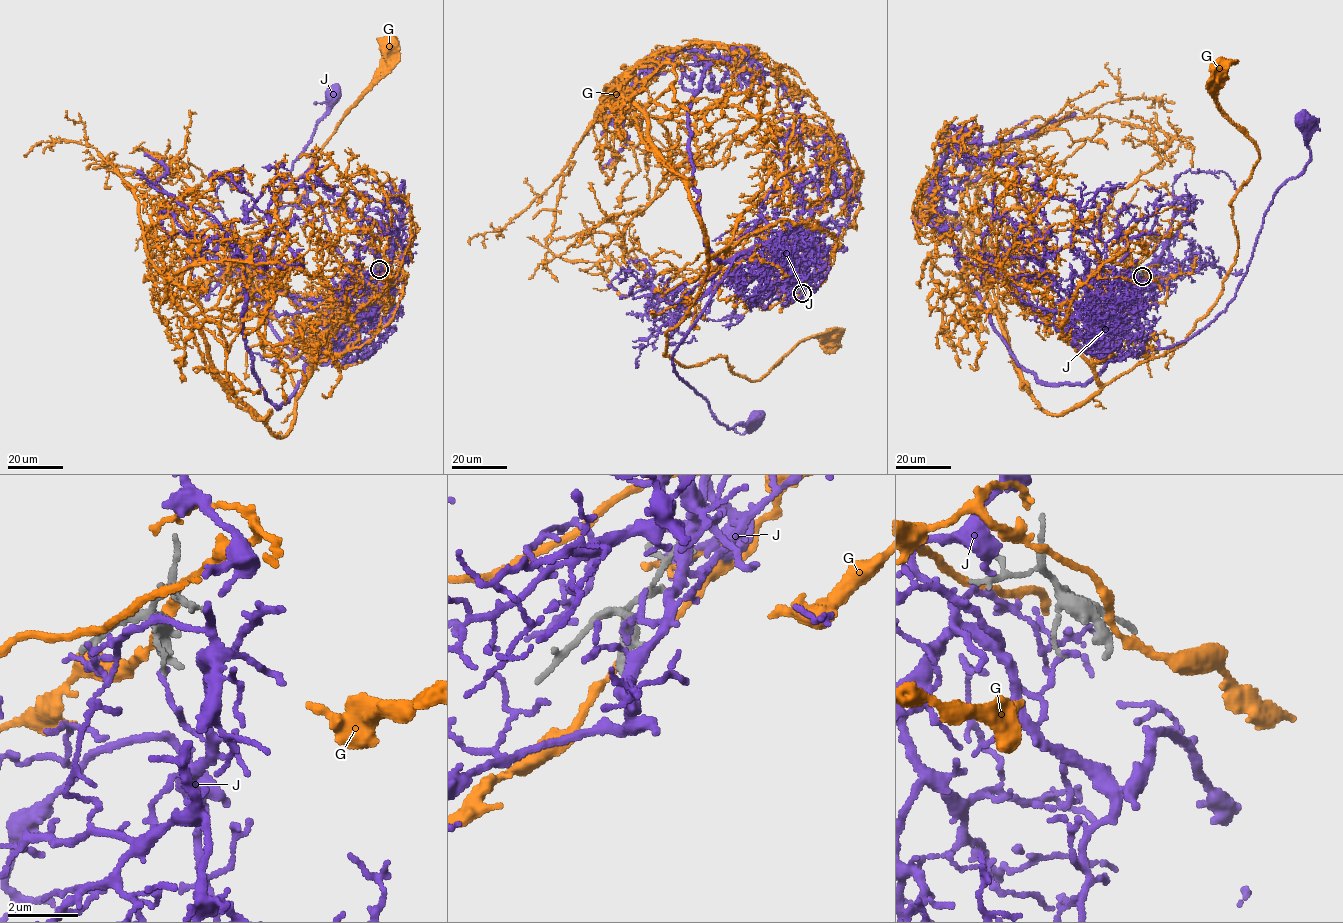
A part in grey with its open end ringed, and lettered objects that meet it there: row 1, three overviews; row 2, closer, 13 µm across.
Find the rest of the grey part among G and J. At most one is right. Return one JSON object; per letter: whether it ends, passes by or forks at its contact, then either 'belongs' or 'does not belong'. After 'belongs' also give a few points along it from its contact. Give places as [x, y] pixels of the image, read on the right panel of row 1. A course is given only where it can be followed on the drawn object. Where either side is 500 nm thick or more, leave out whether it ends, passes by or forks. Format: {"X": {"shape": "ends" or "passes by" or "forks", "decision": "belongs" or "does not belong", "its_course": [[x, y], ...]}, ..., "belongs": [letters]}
{"G": {"decision": "does not belong"}, "J": {"shape": "ends", "decision": "does not belong"}, "belongs": []}

